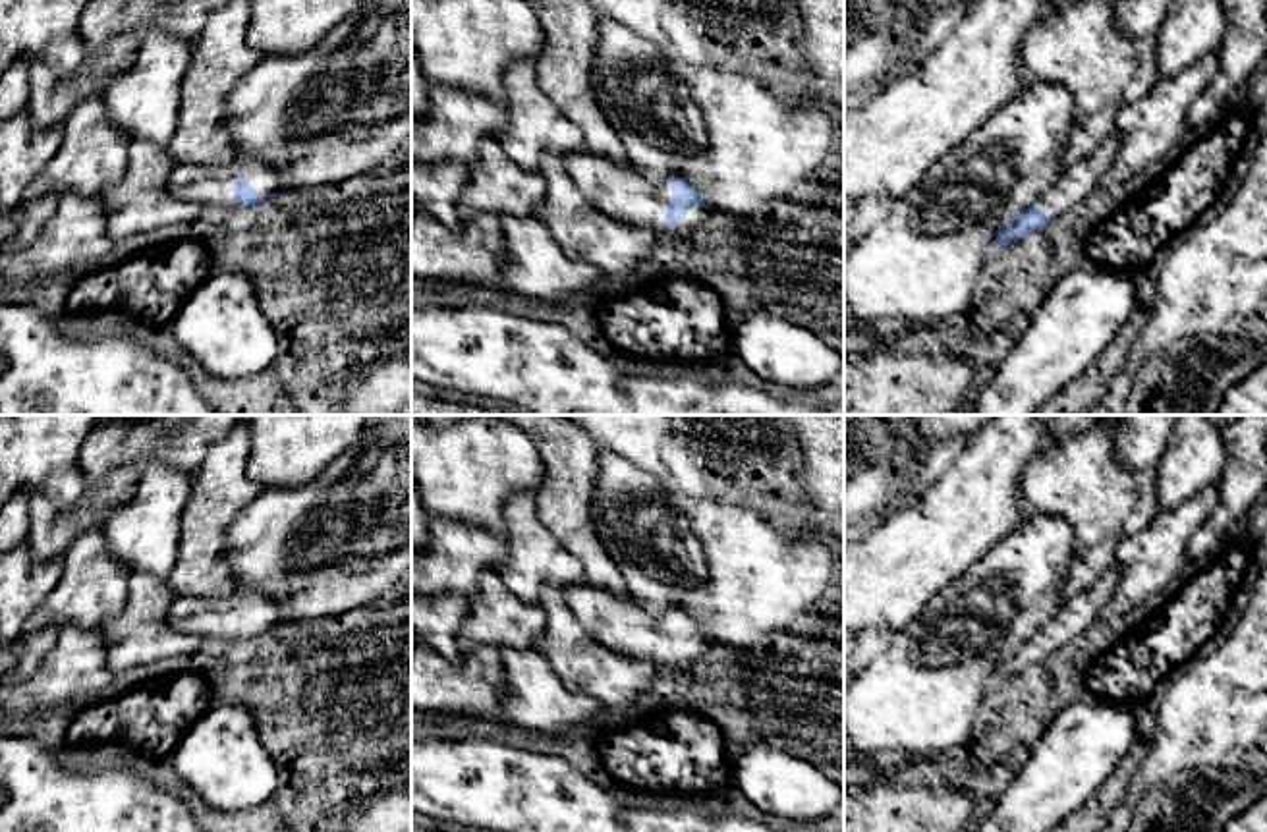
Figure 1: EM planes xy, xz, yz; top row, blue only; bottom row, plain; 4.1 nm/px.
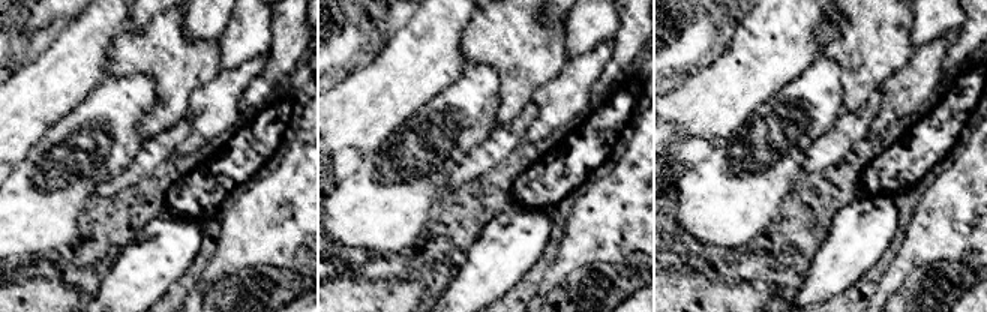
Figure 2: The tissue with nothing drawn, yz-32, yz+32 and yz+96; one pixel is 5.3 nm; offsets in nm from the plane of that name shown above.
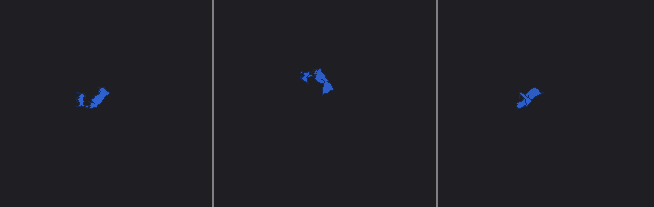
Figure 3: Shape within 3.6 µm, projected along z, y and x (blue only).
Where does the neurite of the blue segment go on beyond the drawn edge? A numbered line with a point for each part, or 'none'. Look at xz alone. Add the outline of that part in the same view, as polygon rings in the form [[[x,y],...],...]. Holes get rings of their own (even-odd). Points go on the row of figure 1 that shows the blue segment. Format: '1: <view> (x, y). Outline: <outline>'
1: xz (619, 192). Outline: [[[577,153],[564,166],[583,197],[608,216],[651,228],[672,241],[680,232],[707,228],[717,216],[699,205],[691,205],[686,218],[664,226],[664,210],[672,201],[672,183],[651,183],[634,168],[620,168],[603,156]]]

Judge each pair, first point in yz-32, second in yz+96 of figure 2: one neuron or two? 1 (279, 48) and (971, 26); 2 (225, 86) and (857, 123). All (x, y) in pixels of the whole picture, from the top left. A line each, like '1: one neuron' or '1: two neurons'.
1: one neuron
2: two neurons

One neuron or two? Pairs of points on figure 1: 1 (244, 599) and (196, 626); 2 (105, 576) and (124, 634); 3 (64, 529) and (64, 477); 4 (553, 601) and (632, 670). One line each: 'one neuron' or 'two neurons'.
1: one neuron
2: two neurons
3: two neurons
4: one neuron

